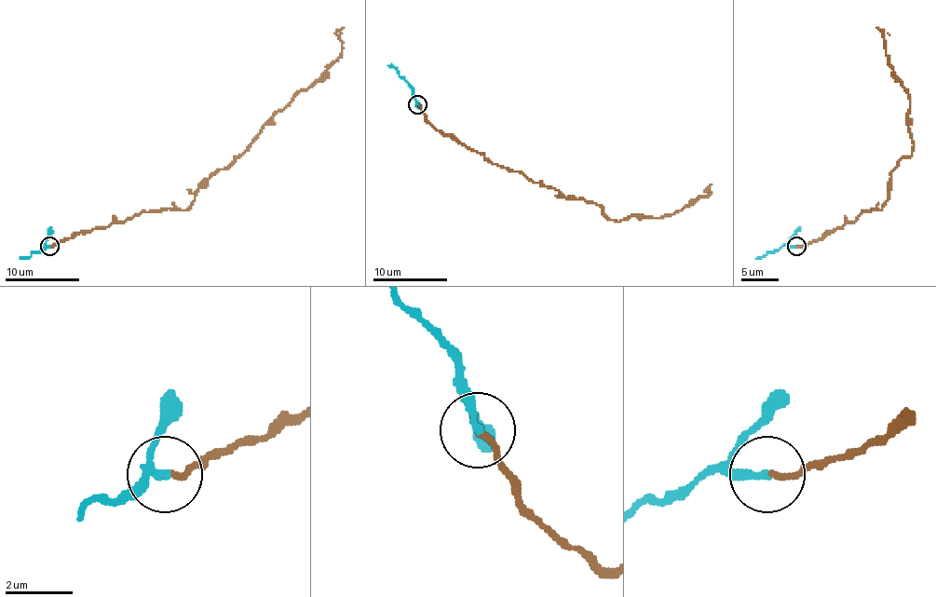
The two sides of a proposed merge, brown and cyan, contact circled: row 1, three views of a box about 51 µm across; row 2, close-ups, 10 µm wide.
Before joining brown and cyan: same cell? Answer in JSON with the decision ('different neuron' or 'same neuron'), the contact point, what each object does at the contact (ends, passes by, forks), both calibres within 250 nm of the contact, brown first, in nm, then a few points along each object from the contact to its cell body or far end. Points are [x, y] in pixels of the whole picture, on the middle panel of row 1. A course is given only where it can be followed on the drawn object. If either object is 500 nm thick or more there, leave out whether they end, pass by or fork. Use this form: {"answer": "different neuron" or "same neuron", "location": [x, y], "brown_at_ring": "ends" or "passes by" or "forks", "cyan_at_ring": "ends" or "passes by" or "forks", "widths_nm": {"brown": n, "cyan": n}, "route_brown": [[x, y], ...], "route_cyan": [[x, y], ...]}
{"answer": "same neuron", "location": [417, 104], "brown_at_ring": "ends", "cyan_at_ring": "ends", "widths_nm": {"brown": 170, "cyan": 240}, "route_brown": [[417, 104], [438, 130], [564, 197], [592, 201], [609, 220], [663, 218], [708, 192], [704, 197]], "route_cyan": [[417, 104], [413, 89], [387, 65]]}

